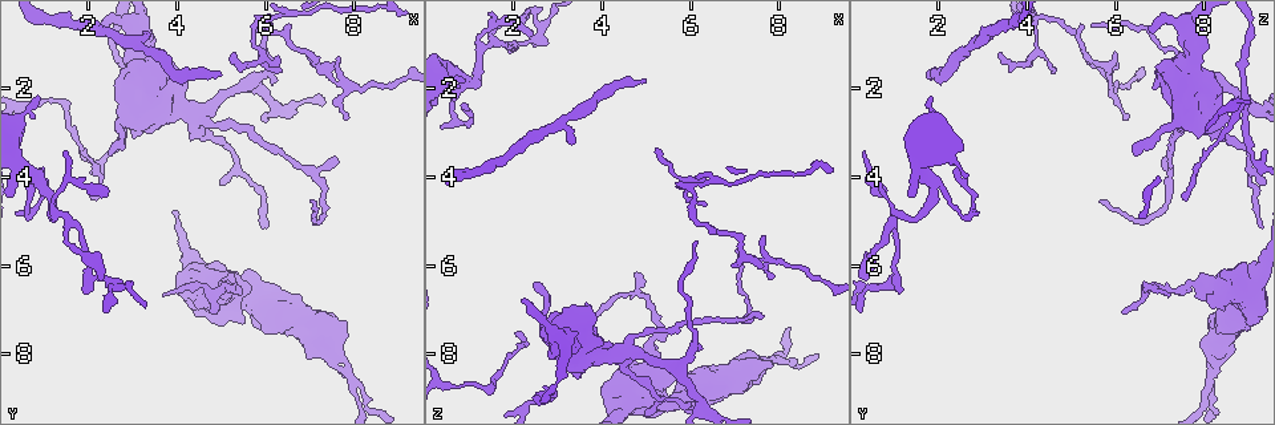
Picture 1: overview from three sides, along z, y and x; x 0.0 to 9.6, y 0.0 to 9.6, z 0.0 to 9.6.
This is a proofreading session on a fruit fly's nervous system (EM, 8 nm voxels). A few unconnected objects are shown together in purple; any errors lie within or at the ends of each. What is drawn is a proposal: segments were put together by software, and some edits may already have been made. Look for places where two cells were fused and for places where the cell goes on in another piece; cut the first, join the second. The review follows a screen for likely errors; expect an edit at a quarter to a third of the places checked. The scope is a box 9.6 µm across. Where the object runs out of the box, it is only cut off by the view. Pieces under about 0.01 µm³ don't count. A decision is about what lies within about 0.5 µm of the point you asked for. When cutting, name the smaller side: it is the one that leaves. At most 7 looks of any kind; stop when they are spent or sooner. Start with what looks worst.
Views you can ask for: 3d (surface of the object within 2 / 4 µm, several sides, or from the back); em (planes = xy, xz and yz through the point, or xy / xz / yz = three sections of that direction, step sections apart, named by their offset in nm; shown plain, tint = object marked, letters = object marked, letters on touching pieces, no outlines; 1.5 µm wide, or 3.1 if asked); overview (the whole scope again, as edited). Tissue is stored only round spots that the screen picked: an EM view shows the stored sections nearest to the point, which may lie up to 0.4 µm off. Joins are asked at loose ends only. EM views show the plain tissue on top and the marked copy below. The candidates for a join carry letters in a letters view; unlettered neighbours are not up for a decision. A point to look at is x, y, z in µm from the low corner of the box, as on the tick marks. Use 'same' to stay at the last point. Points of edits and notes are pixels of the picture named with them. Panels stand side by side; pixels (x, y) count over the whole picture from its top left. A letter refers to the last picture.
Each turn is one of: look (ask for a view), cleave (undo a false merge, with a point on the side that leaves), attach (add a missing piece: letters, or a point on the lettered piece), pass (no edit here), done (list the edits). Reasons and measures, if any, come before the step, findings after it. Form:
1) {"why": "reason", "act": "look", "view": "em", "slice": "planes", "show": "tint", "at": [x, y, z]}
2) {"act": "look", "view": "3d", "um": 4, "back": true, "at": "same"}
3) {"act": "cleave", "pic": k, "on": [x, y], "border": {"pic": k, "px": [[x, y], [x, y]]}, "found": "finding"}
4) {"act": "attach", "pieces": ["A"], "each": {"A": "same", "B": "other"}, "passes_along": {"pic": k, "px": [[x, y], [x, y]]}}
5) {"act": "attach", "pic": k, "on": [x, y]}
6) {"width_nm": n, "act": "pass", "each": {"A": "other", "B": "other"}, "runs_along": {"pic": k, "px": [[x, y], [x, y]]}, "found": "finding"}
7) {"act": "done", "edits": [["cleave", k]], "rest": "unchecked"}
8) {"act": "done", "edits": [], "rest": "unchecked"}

{"why": "branch stops here", "act": "look", "view": "em", "slice": "planes", "show": "letters", "at": [4.95, 1.70, 1.90]}

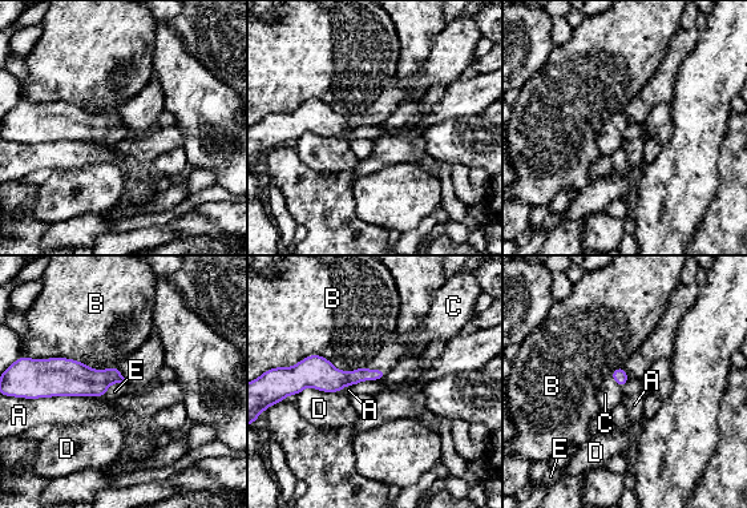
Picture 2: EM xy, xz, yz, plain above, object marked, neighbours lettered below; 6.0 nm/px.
{"act": "attach", "pic": 2, "on": [395, 347], "each": {"A": "other", "B": "other", "C": "same", "D": "other", "E": "other"}, "passes_along": {"pic": 2, "px": [[336, 379], [376, 370], [395, 347]]}, "found": "it goes on there"}

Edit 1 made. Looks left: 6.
{"why": "see it whole again", "act": "look", "view": "overview"}

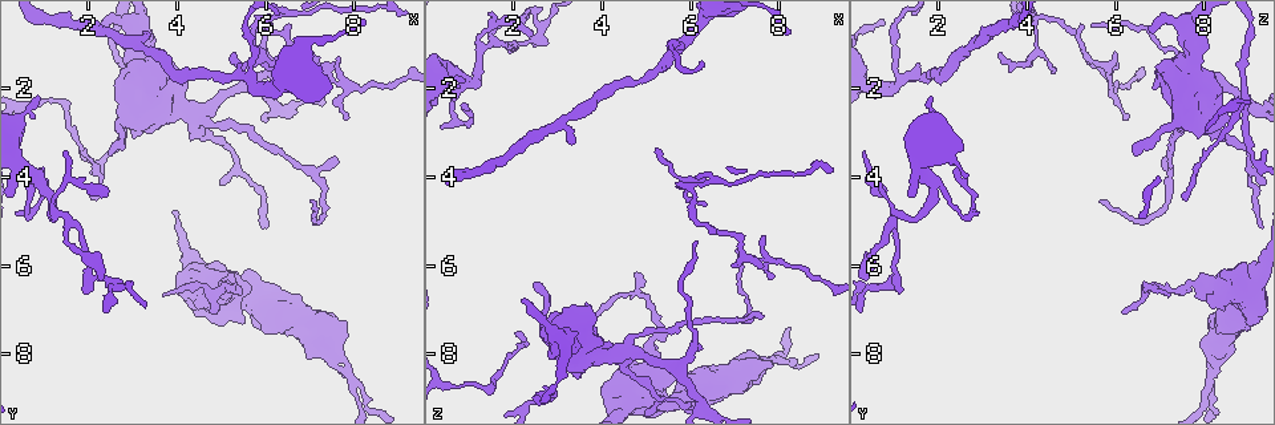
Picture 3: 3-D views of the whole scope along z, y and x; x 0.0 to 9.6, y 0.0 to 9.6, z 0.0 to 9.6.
{"why": "branch stops here", "act": "look", "view": "3d", "um": 4, "at": [2.25, 0.75, 6.80]}

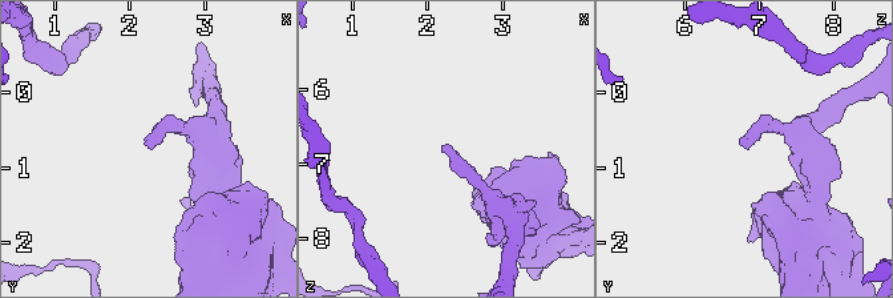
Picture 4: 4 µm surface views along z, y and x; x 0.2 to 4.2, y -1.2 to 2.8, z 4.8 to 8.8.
{"why": "shape alone is not enough", "act": "look", "view": "em", "slice": "planes", "show": "letters", "at": [2.20, 0.70, 6.75]}

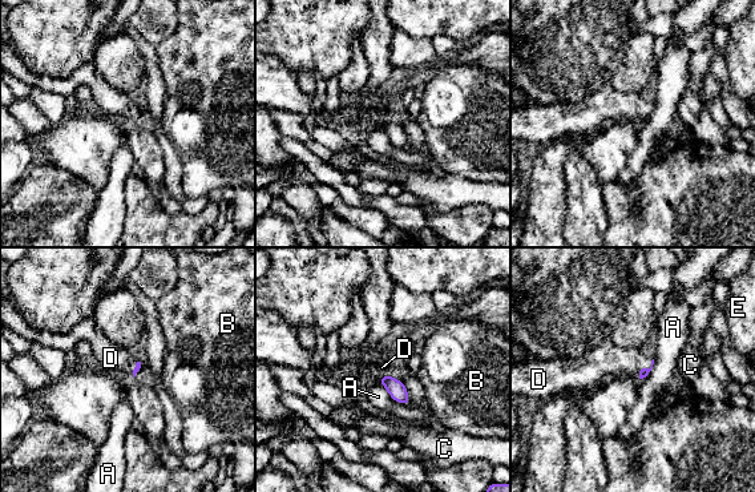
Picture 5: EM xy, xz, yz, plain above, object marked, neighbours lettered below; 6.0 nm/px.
{"act": "attach", "pic": 5, "on": [606, 359], "each": {"A": "other", "B": "other", "C": "other", "D": "same", "E": "other"}, "passes_along": {"pic": 5, "px": [[644, 372], [645, 368], [606, 359]]}, "found": "the cell continues"}

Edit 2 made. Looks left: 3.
{"act": "look", "view": "overview"}

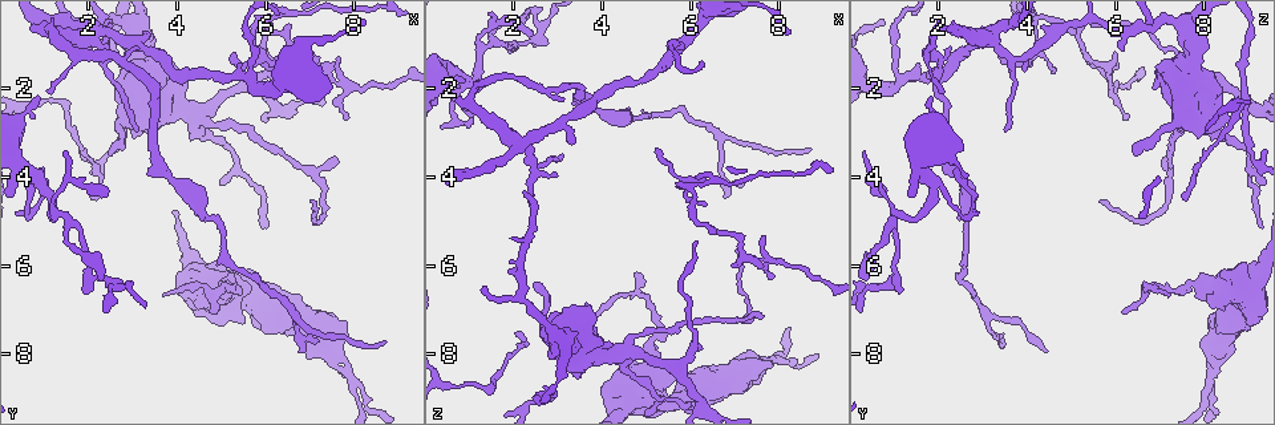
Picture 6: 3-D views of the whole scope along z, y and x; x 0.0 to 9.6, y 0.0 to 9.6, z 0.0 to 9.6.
{"why": "an open end", "act": "look", "view": "em", "slice": "planes", "show": "letters", "at": [2.95, 1.45, 4.00]}

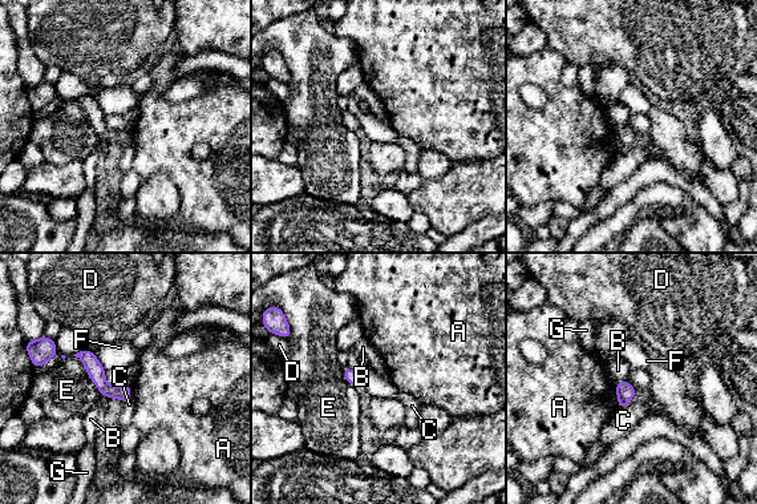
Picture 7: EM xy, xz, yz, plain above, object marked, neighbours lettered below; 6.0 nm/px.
{"act": "pass", "each": {"A": "other", "B": "other", "C": "other", "D": "other", "E": "other", "F": "other", "G": "other"}, "runs_along": {"pic": 7, "px": [[81, 355], [109, 390], [129, 390]]}, "found": "no lettered piece goes on from it"}

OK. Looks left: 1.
{"act": "done", "edits": [["attach", 2], ["attach", 5]], "rest": "unchecked"}

